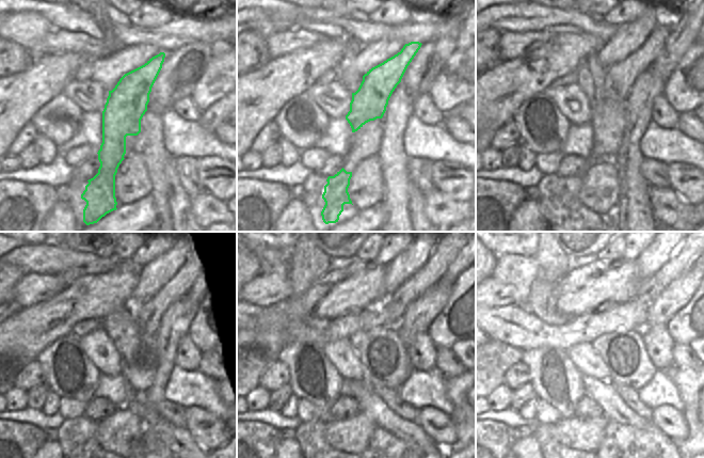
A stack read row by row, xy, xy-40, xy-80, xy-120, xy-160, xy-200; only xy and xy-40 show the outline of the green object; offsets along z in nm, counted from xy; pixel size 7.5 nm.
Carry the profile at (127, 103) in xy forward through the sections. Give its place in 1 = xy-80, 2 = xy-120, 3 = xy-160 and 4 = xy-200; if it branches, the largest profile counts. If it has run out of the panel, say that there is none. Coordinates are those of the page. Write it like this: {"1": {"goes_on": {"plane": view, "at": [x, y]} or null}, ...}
{"1": {"goes_on": {"plane": "xy-80", "at": [620, 77]}}, "2": {"goes_on": {"plane": "xy-120", "at": [149, 312]}}, "3": {"goes_on": {"plane": "xy-160", "at": [445, 253]}}, "4": {"goes_on": {"plane": "xy-200", "at": [688, 253]}}}

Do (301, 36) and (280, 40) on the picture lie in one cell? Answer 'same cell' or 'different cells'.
same cell

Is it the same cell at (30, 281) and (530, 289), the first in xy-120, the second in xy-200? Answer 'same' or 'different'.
different

